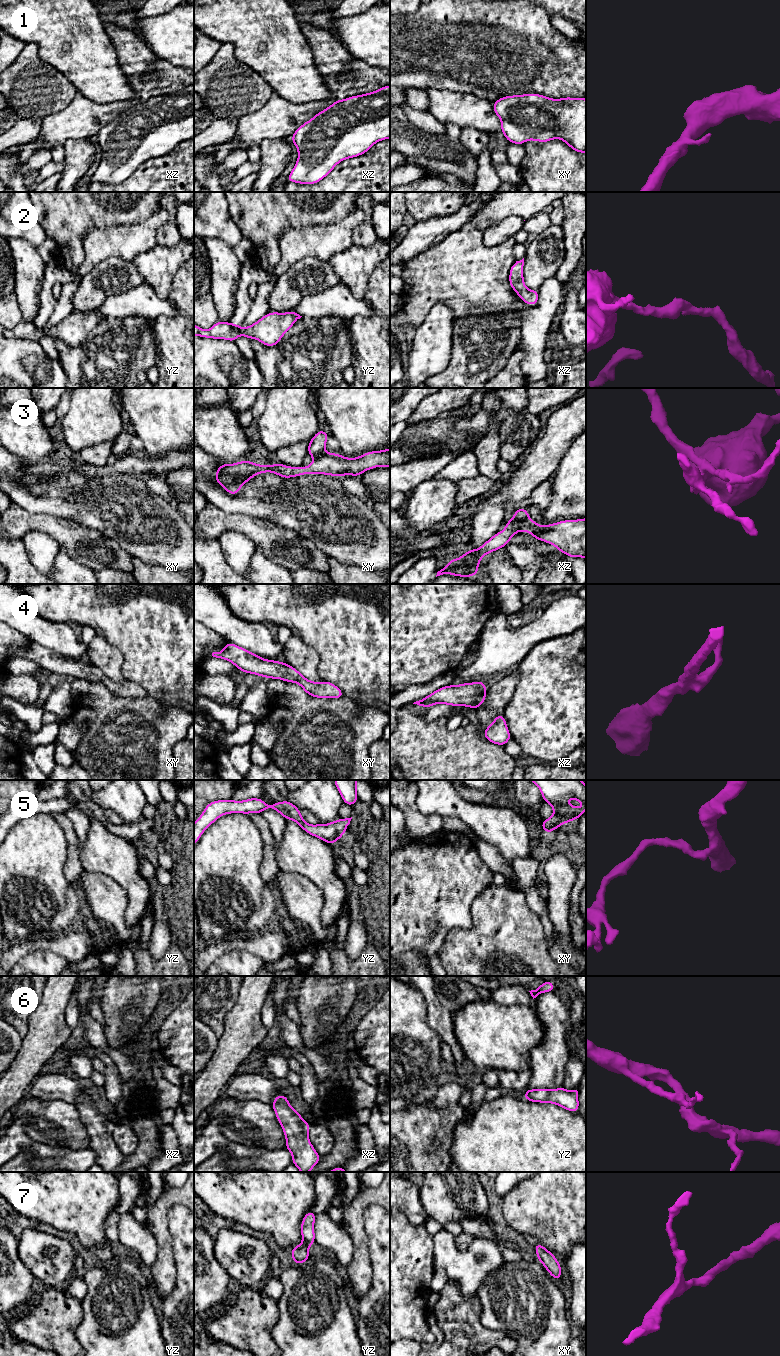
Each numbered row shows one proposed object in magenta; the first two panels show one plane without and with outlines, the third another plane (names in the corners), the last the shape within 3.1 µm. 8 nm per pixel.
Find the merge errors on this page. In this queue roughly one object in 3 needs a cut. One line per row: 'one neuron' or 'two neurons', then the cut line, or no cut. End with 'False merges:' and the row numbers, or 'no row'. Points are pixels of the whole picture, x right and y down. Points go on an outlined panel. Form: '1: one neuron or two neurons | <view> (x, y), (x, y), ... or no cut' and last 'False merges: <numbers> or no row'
1: one neuron | no cut
2: one neuron | no cut
3: two neurons | xz (511, 519), (519, 530)
4: one neuron | no cut
5: one neuron | no cut
6: one neuron | no cut
7: one neuron | no cut
False merges: 3

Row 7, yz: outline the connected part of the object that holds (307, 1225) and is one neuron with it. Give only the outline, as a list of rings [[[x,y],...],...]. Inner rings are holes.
[[[308,1211],[301,1222],[303,1242],[290,1250],[293,1264],[303,1264],[309,1260],[309,1246],[315,1243],[314,1222],[316,1214]]]

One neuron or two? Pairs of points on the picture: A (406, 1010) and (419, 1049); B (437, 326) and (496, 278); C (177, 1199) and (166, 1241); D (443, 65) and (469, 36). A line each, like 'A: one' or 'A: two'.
A: one
B: two
C: one
D: one

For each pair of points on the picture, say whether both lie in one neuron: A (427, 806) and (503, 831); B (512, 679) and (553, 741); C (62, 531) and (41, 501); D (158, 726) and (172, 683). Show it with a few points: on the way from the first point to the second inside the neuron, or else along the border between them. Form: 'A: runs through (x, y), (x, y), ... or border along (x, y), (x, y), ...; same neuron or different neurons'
A: runs through (446, 806), (463, 809), (484, 821); same neuron
B: border along (514, 670), (518, 684), (505, 707); different neurons
C: border along (27, 510), (73, 520); different neurons
D: border along (148, 696), (163, 706), (176, 706), (183, 711); different neurons

